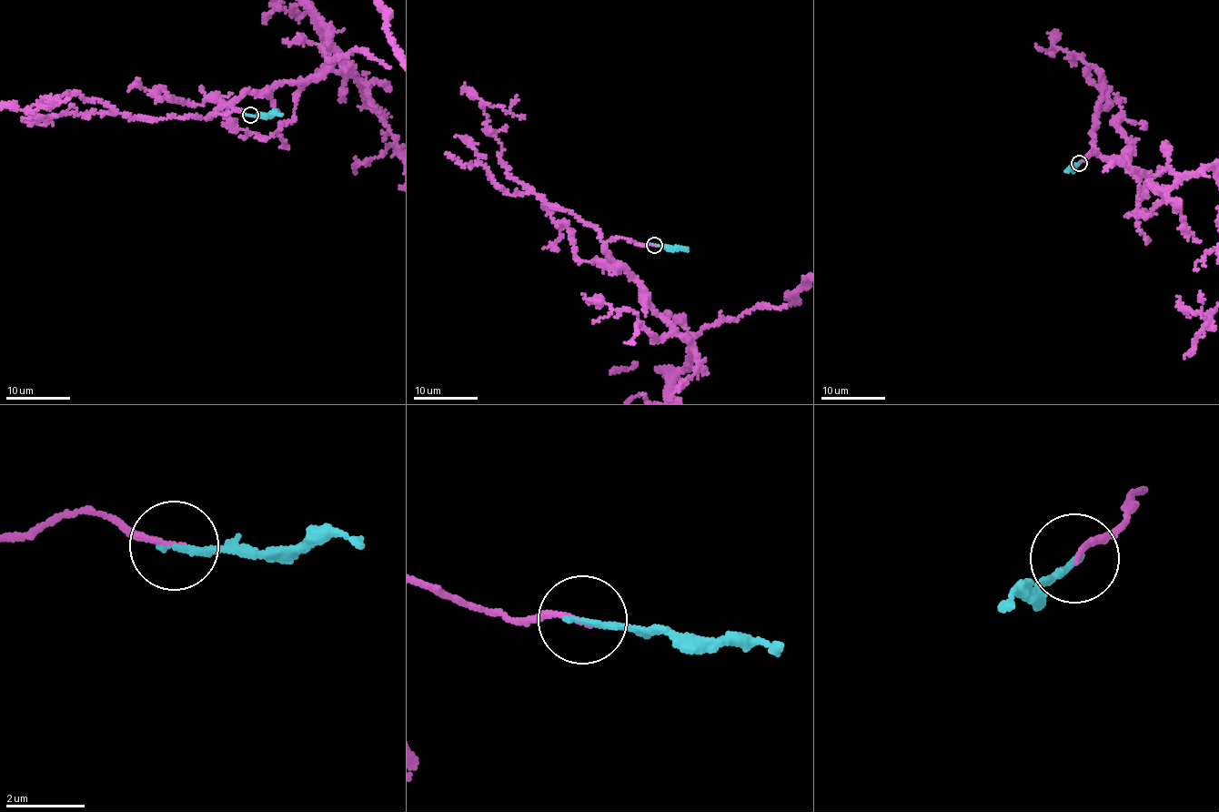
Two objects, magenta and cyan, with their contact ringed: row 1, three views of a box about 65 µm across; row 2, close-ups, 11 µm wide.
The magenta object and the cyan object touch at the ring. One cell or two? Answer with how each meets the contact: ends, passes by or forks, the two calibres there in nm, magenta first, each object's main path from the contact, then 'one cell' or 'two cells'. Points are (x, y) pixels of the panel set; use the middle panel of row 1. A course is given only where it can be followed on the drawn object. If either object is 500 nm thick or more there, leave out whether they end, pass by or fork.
magenta ends there; cyan ends there; 120 nm thick on the magenta side, 170 nm on the other; cyan runs (653, 245), (686, 249); one cell

